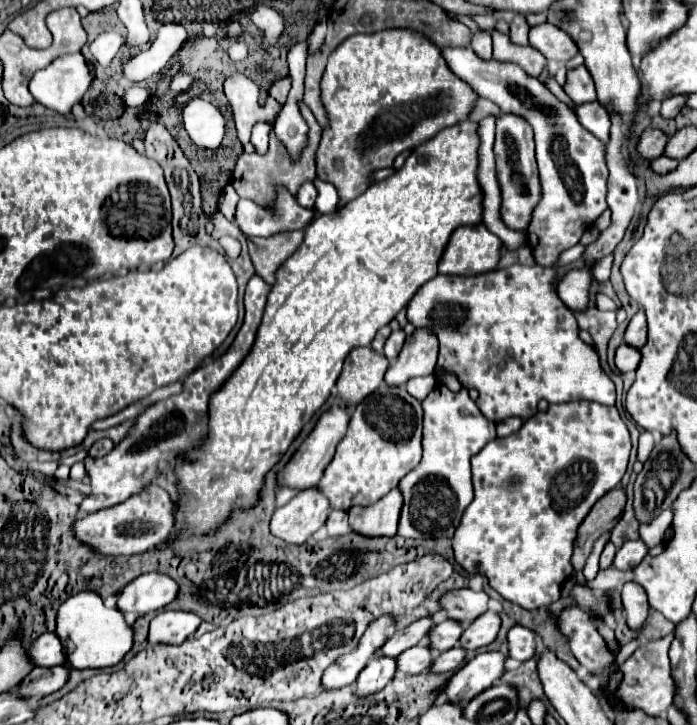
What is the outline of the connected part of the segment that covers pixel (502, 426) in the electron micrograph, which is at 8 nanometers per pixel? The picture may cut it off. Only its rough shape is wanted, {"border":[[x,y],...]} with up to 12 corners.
{"border":[[512,416],[496,424],[498,436],[508,436],[522,426],[522,418]]}

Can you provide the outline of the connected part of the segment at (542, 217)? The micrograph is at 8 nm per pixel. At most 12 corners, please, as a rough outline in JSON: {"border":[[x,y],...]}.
{"border":[[470,46],[448,68],[534,128],[538,266],[608,208],[604,142],[544,84]]}

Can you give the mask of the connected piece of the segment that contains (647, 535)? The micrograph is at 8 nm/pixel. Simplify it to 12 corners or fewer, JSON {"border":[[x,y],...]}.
{"border":[[672,512],[640,524],[640,540],[652,550],[664,540]]}

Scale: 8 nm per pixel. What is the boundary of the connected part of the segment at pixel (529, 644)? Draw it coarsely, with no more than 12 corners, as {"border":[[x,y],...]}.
{"border":[[508,632],[508,656],[524,662],[536,652],[534,632]]}

